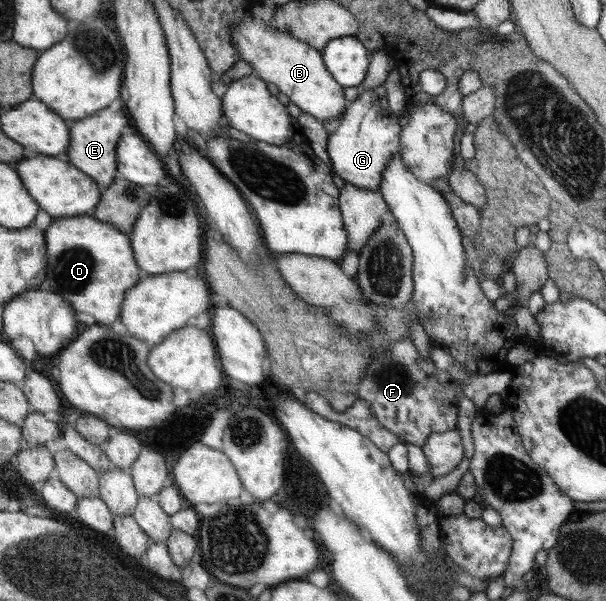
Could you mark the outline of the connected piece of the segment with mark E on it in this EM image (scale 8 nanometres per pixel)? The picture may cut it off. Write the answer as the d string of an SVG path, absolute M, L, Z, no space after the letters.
M103 109L100 113L83 120L75 120L70 123L71 143L63 157L77 166L77 169L89 174L102 189L107 188L108 185L115 183L115 179L119 176L117 145L124 130L130 127L131 123L129 111L125 109L116 113L110 109Z

